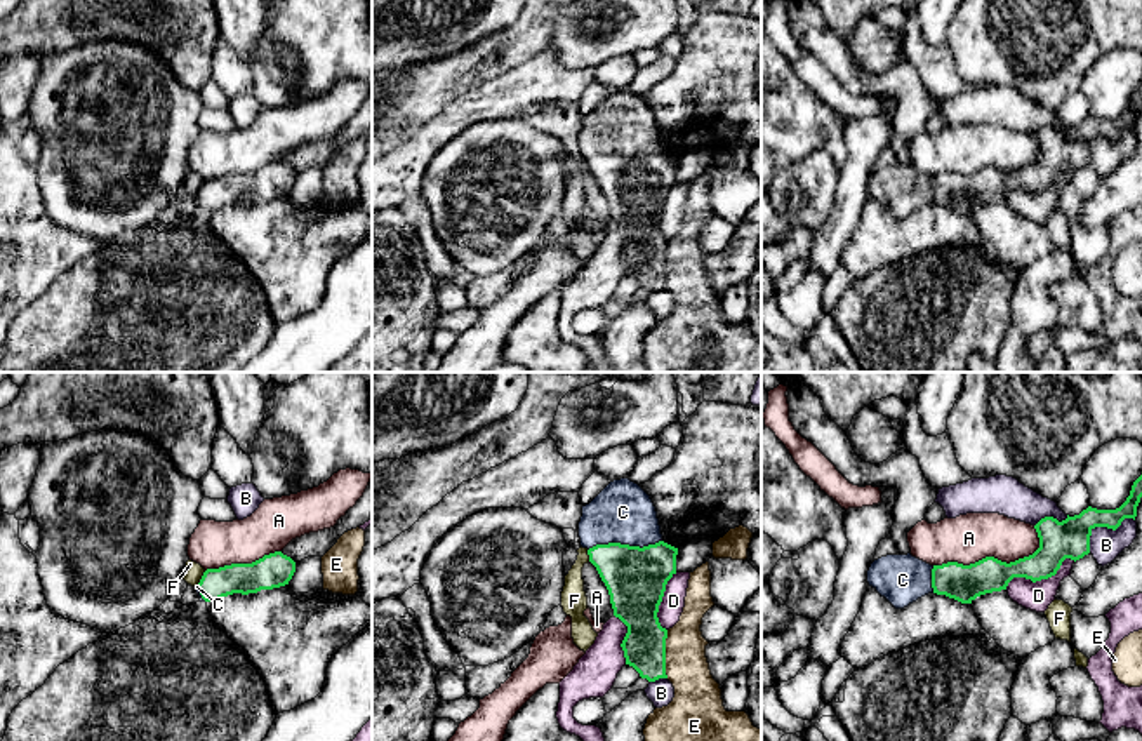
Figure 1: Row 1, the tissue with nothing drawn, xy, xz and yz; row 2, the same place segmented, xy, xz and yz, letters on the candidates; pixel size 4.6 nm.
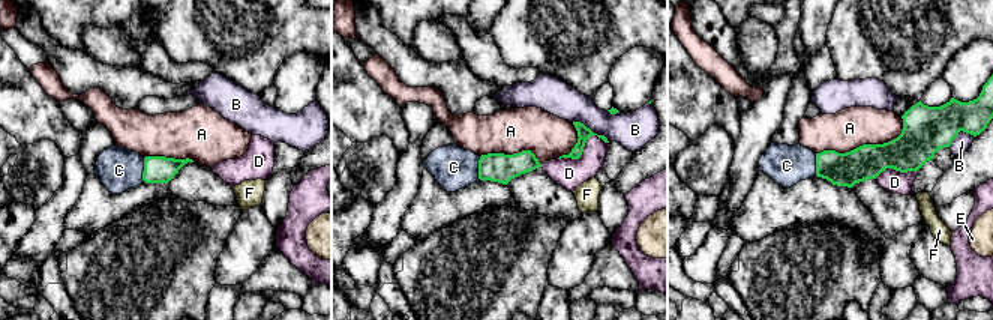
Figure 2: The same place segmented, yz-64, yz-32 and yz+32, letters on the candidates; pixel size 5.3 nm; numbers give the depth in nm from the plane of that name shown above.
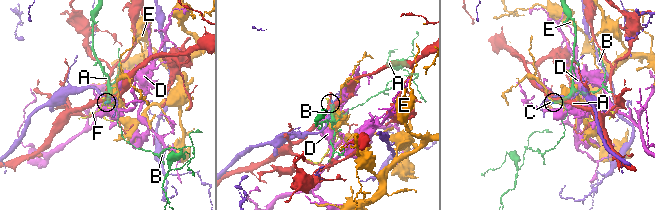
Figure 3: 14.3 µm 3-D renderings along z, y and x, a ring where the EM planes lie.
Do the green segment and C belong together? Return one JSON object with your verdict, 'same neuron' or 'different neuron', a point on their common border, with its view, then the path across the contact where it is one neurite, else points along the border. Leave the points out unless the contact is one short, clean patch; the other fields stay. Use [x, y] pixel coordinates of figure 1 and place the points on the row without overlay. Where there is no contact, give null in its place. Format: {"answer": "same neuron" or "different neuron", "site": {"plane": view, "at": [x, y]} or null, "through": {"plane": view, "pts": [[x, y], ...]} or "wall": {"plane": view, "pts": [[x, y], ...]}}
{"answer": "same neuron", "site": {"plane": "xz", "at": [624, 155]}, "through": {"plane": "xz", "pts": [[635, 188], [635, 174], [624, 155], [623, 122]]}}

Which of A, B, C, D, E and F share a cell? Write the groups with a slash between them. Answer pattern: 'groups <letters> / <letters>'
groups A / B / C / D / E / F

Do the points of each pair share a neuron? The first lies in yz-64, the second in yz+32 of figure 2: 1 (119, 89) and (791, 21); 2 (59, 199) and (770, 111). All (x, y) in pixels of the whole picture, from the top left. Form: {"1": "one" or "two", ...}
{"1": "one", "2": "one"}

